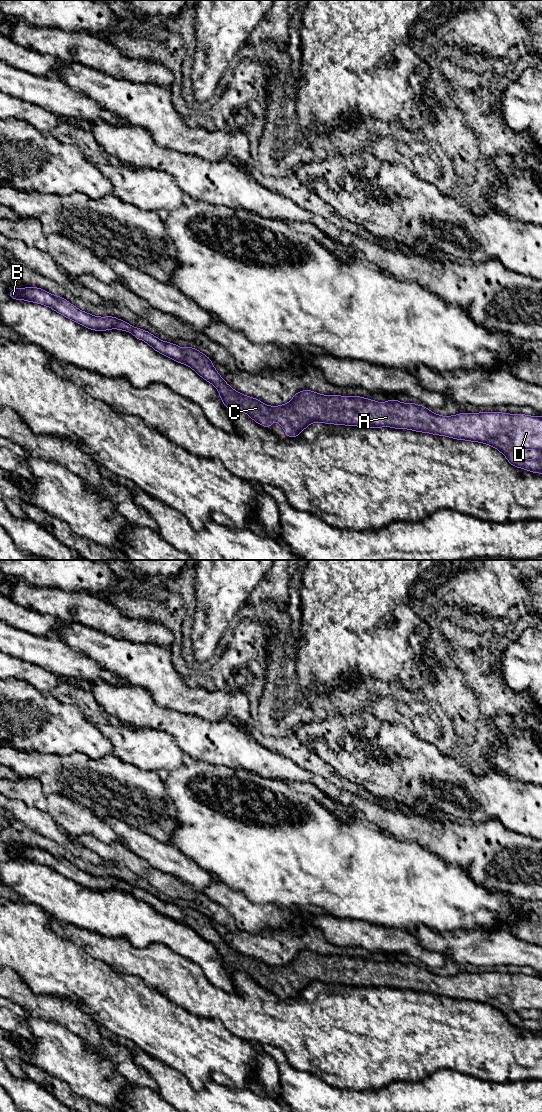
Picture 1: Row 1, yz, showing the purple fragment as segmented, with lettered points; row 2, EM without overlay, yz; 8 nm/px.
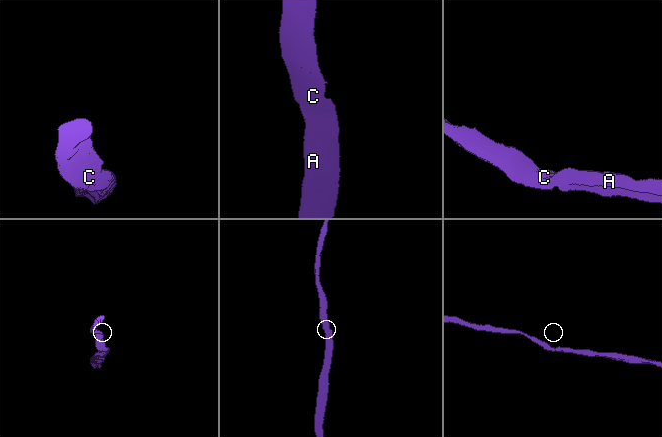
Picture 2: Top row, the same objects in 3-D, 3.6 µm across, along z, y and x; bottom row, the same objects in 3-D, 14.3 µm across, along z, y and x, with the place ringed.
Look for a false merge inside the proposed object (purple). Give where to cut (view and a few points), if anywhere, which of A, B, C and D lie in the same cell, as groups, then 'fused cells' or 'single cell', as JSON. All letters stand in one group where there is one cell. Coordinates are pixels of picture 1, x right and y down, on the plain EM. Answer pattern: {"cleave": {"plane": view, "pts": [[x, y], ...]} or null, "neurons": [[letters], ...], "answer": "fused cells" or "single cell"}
{"cleave": null, "neurons": [["A", "B", "C", "D"]], "answer": "single cell"}

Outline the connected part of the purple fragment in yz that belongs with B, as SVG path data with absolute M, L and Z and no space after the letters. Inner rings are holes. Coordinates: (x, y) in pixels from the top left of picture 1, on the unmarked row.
M25 847L11 849L9 856L13 860L25 860L45 865L68 879L73 880L82 886L95 891L105 891L110 889L119 889L132 893L136 899L145 901L155 911L191 927L200 937L213 944L219 953L223 964L228 970L235 970L248 974L256 983L270 990L272 981L278 982L287 997L295 998L308 987L311 983L321 982L326 984L341 984L346 986L359 987L392 987L395 989L409 989L416 992L431 993L433 995L446 996L457 1000L467 1000L480 1002L496 1008L508 1020L508 1022L517 1028L541 1033L542 1034L542 977L528 976L525 974L508 974L501 972L481 972L481 973L459 973L453 976L440 976L430 971L423 965L417 965L412 962L407 964L398 960L389 959L385 963L370 960L359 956L339 956L339 955L321 955L311 950L302 950L293 954L290 962L280 966L268 966L254 957L249 957L235 951L220 936L214 928L212 921L208 916L201 913L198 909L192 907L181 908L171 902L165 902L147 892L146 890L133 887L124 880L114 876L99 877L91 875L85 871L79 870L66 859L37 847ZM522 1009L537 1010L539 1017L537 1019L523 1019L519 1016Z

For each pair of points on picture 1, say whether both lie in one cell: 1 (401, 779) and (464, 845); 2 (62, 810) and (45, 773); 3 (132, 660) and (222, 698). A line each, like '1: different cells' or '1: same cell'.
1: different cells
2: different cells
3: same cell

